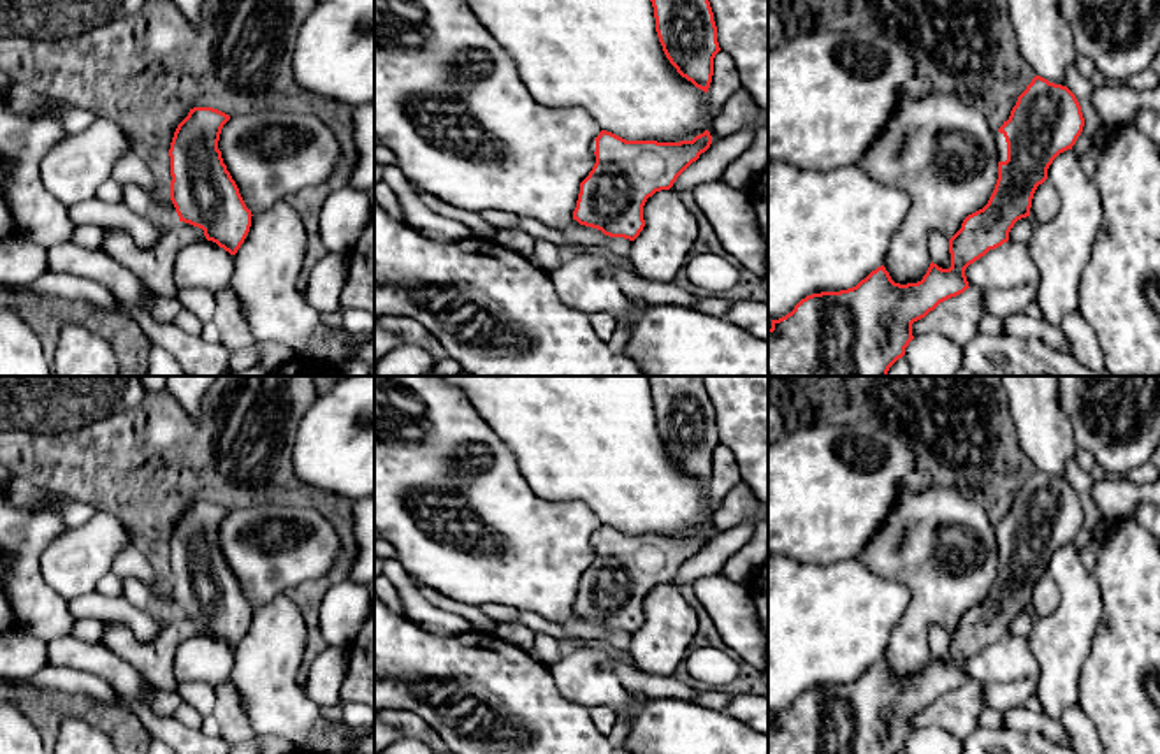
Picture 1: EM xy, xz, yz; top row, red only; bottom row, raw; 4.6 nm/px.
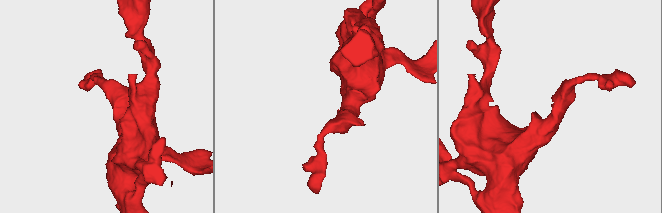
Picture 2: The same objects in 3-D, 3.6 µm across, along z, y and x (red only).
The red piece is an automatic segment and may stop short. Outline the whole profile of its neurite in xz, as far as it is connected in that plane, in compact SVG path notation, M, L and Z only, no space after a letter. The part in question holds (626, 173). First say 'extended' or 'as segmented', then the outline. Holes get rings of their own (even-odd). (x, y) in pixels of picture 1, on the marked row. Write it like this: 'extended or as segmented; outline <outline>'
extended; outline M601 130L596 163L580 183L573 221L566 237L575 248L601 248L603 237L634 241L645 227L643 206L656 192L670 190L677 178L712 144L708 130L692 141L626 141Z

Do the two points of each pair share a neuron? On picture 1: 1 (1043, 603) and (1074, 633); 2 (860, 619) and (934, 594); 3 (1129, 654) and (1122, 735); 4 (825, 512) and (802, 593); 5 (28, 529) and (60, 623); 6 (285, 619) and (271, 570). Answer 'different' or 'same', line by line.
1: different
2: different
3: same
4: different
5: same
6: different

